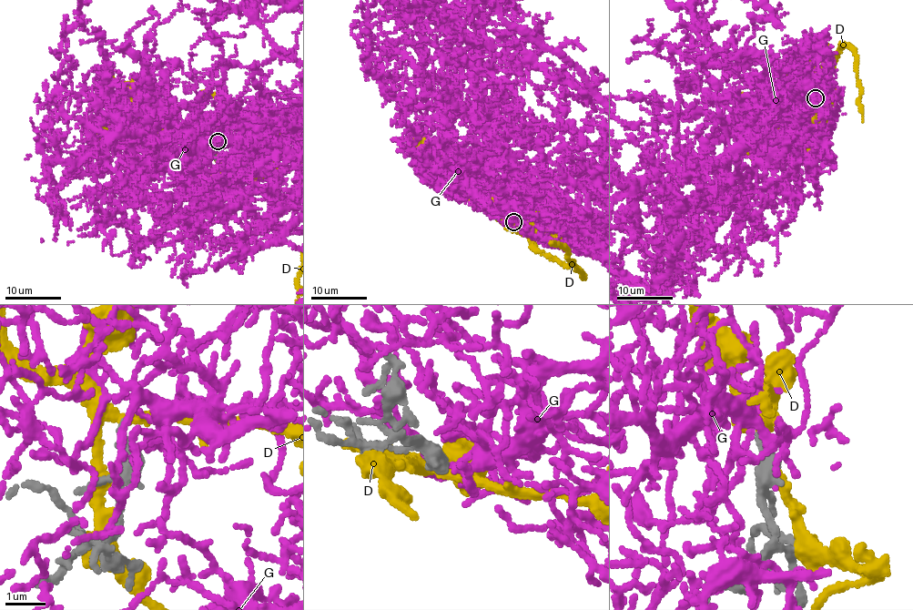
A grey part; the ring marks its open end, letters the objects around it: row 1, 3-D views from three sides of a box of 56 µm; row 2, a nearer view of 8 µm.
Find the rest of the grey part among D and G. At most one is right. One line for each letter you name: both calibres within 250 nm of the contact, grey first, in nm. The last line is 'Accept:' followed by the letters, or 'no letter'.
G: Thickness 340 nm (grey) against 180 nm
Accept: G

